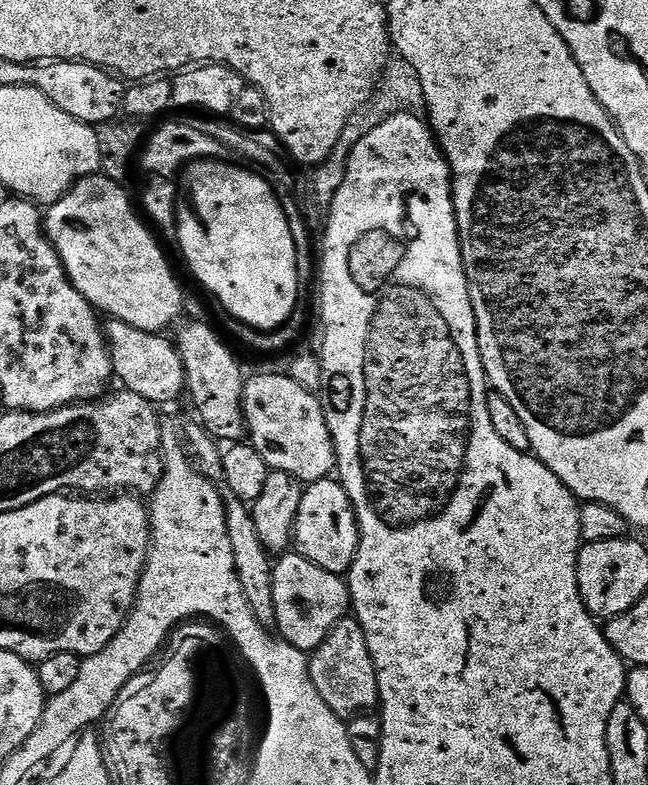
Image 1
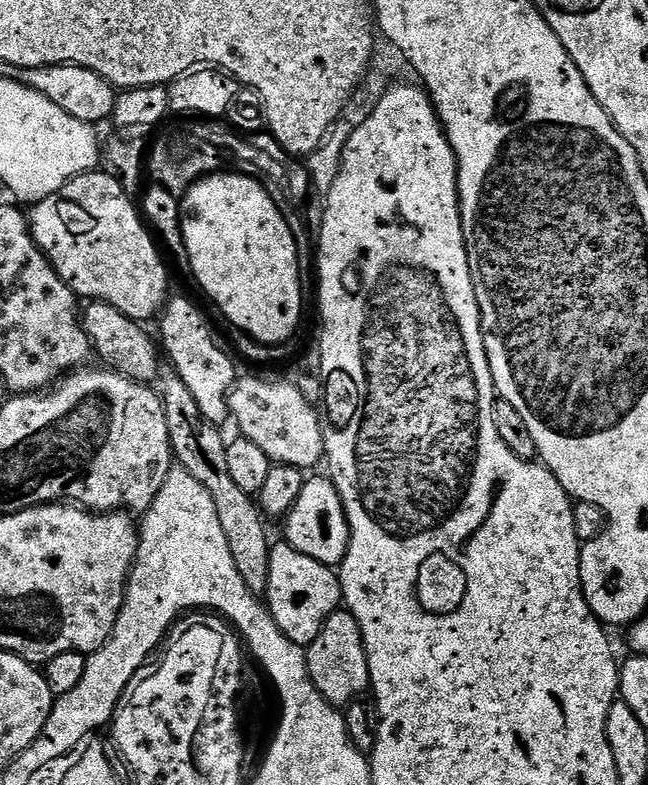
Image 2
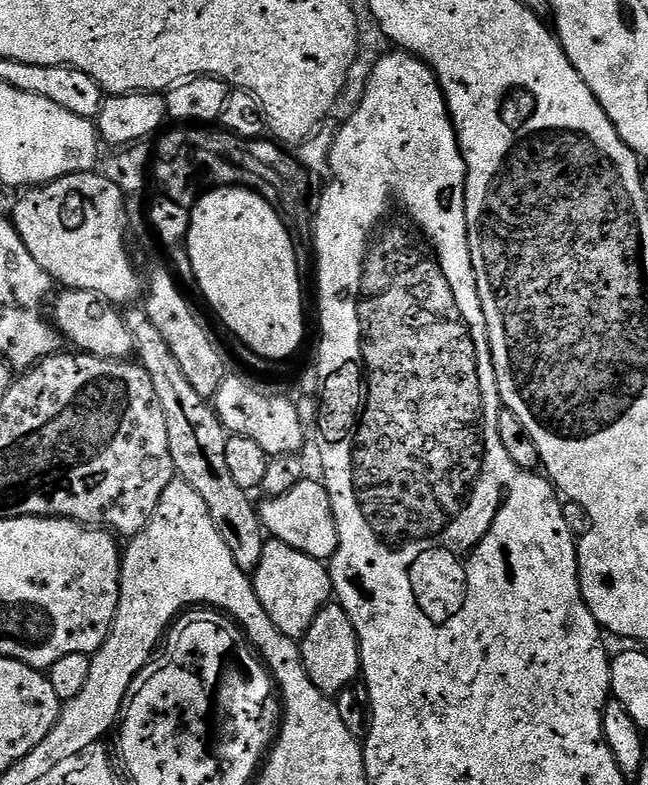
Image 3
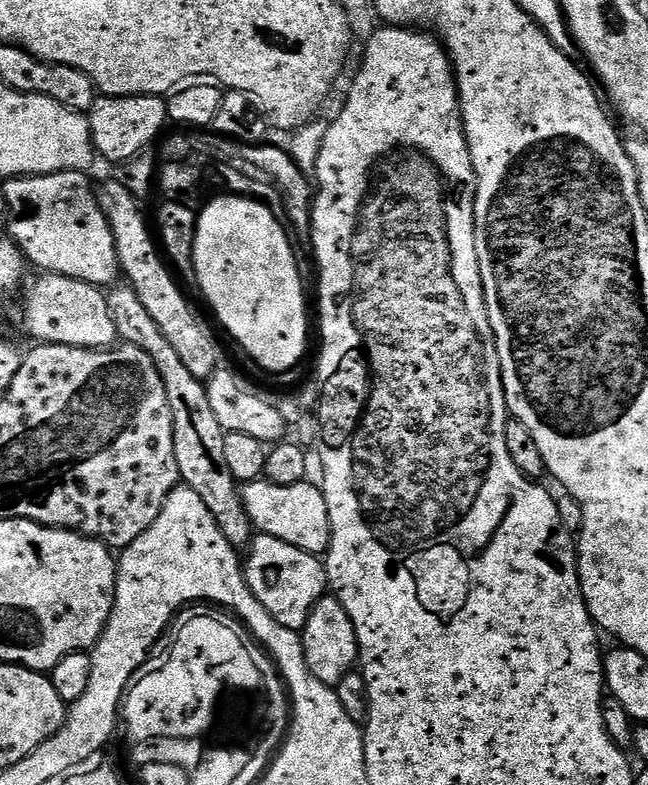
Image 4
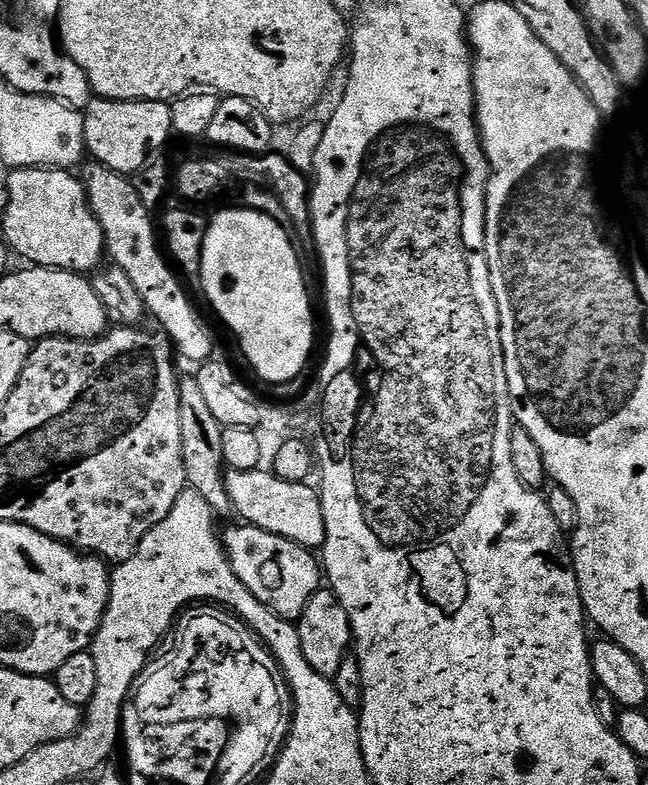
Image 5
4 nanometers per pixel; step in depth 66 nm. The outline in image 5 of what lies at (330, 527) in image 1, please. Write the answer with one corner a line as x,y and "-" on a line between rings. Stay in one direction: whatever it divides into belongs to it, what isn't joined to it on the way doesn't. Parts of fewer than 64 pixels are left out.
234,472
225,475
226,490
230,494
233,509
240,512
241,521
251,527
261,528
270,534
278,534
290,542
309,550
323,549
326,538
326,522
322,518
322,502
319,491
305,484
286,482
268,472

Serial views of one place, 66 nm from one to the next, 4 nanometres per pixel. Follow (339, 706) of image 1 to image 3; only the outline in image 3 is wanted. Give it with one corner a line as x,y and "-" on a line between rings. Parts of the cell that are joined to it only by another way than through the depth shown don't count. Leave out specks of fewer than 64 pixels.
330,602
320,611
299,645
306,674
325,696
335,698
361,679
360,639
354,630
354,622
350,622
346,610
339,602

